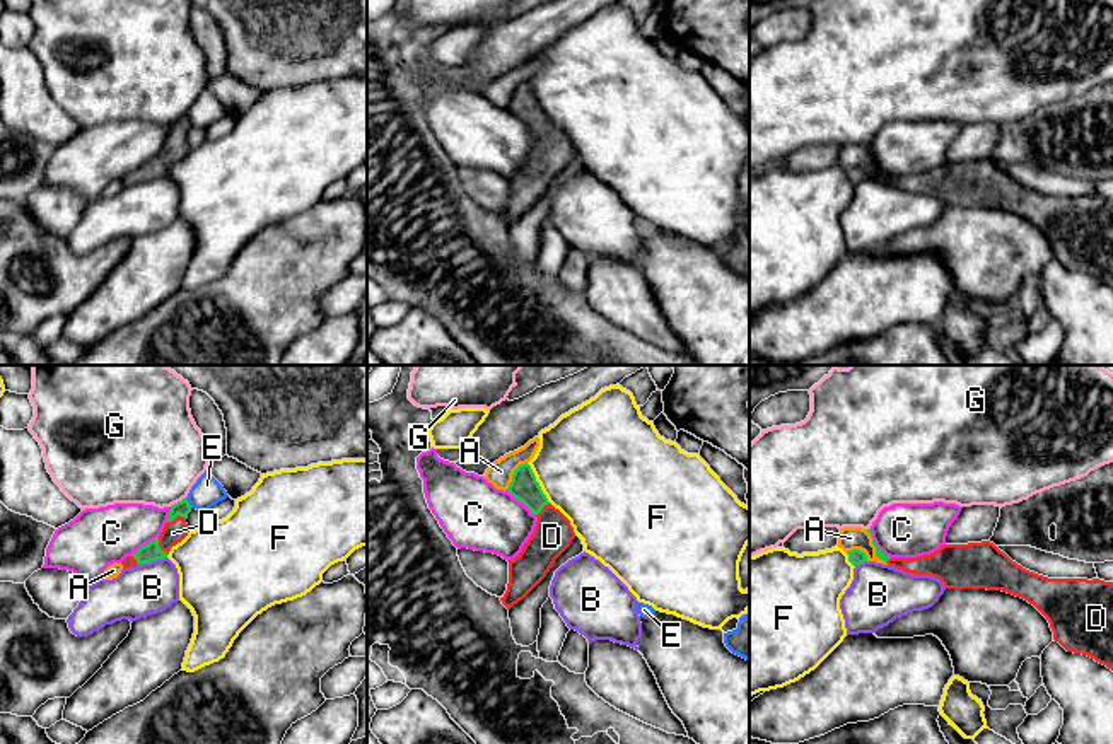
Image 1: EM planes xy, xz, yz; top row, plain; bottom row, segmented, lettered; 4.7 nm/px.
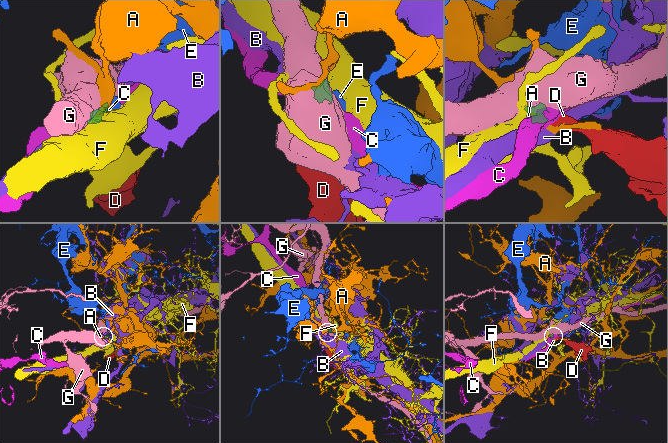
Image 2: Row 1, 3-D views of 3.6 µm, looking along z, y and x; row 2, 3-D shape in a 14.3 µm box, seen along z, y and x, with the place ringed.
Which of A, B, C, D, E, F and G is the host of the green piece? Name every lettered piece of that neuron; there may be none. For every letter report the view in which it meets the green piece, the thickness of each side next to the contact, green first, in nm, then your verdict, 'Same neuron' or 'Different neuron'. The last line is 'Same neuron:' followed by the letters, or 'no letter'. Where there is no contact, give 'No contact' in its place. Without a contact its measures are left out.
A: Touches green in xz. Thickness 130 nm (green) against 110 nm. Different neuron
B: Touches green in xy. Thickness 90 nm (green) against 240 nm. Different neuron
C: Touches green in xz. Thickness 130 nm (green) against 320 nm. Different neuron
D: Touches green in xy. Thickness 70 nm (green) against 110 nm. Same neuron
E: Touches green in xy. Thickness 70 nm (green) against 140 nm. Different neuron
F: Touches green in xz. Thickness 130 nm (green) against 500 nm. Different neuron
G: Touches green in xy. Thickness 70 nm (green) against 460 nm. Different neuron
Same neuron: D

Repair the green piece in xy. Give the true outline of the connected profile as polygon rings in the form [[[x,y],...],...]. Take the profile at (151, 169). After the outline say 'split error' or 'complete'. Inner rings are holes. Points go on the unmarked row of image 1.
[[[186,116],[171,123],[171,130],[160,154],[150,159],[149,162],[142,164],[131,174],[126,174],[121,179],[123,186],[131,186],[137,183],[167,176],[171,166],[181,160],[189,150],[186,142],[189,130],[191,123]]]; split error

